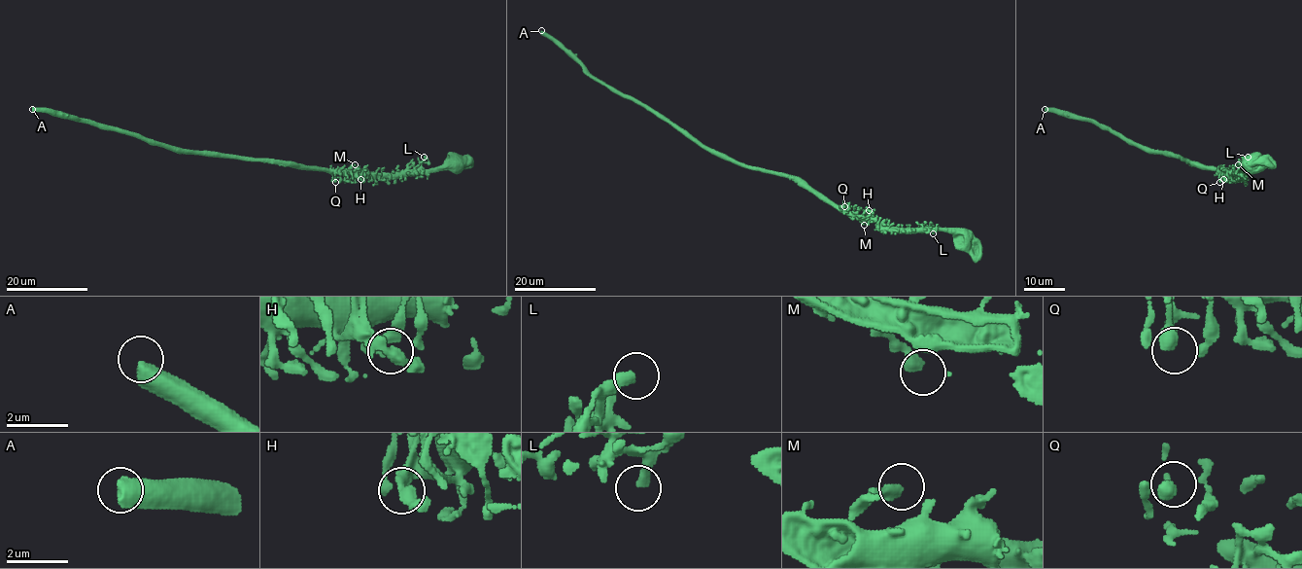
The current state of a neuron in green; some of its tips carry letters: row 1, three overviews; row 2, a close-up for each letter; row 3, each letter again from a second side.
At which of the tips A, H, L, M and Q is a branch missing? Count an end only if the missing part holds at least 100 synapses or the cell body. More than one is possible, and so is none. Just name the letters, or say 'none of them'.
A

